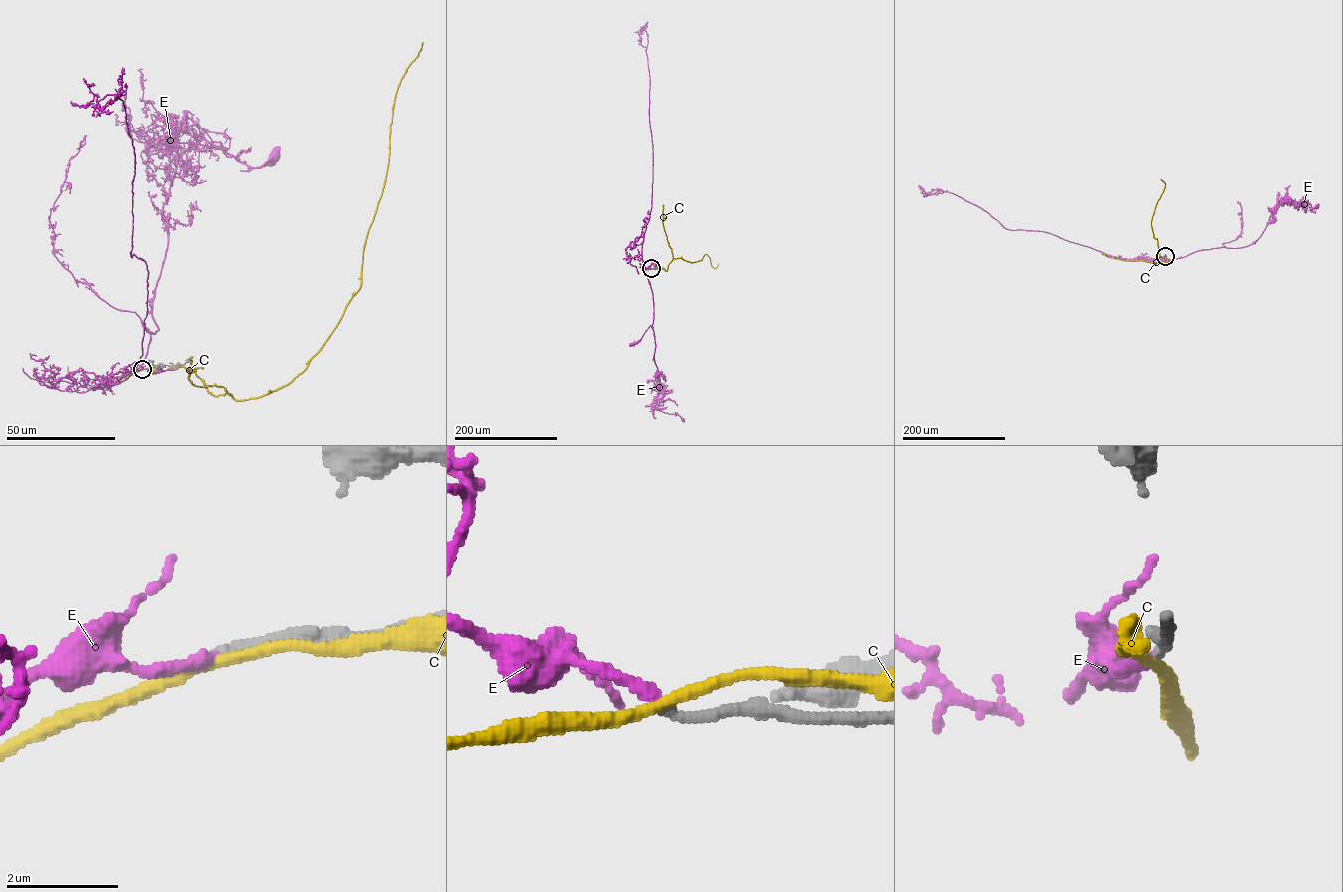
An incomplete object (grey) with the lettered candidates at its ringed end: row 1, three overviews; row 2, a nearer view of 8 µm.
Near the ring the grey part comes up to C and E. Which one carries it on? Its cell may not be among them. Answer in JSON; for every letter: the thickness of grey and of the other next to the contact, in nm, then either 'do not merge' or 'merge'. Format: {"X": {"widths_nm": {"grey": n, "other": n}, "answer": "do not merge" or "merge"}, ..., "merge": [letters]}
{"C": {"widths_nm": {"grey": 150, "other": 200}, "answer": "do not merge"}, "E": {"widths_nm": {"grey": 160, "other": 200}, "answer": "merge"}, "merge": ["E"]}

